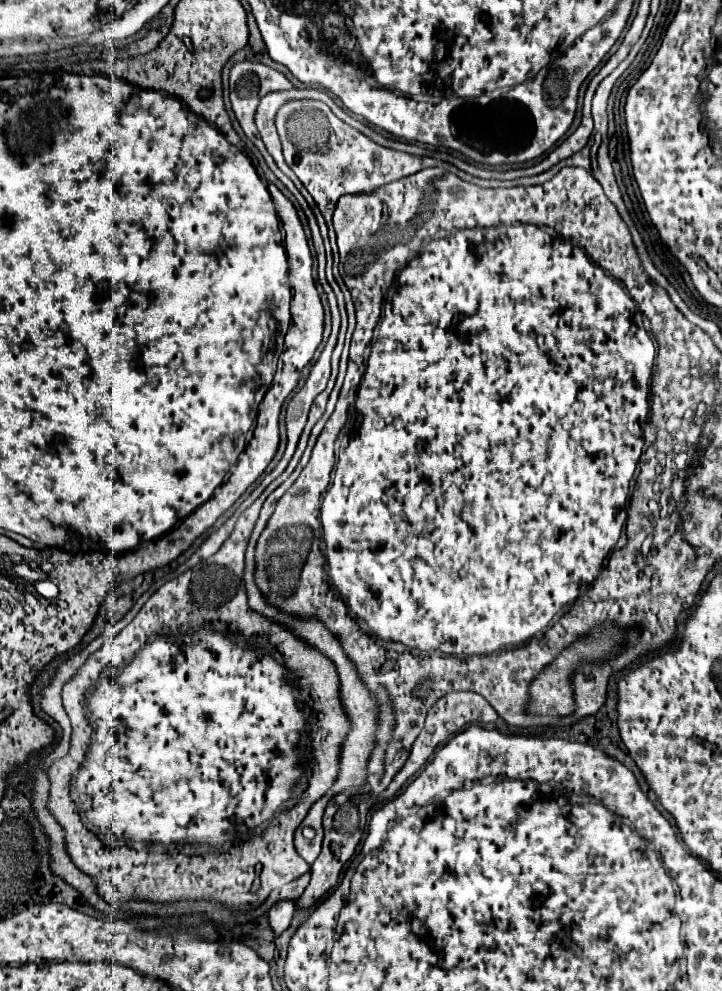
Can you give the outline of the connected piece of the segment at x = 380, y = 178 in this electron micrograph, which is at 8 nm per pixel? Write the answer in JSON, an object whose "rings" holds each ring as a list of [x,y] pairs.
{"rings":[[[292,100],[276,114],[276,128],[282,140],[286,164],[294,170],[298,180],[318,204],[322,216],[332,228],[332,212],[340,196],[370,192],[382,184],[400,180],[426,168],[422,156],[388,150],[374,144],[352,126],[338,120],[324,102]]]}

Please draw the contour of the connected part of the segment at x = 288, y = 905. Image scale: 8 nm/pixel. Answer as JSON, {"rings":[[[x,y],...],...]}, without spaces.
{"rings":[[[280,900],[270,908],[268,918],[270,918],[270,926],[272,926],[274,934],[282,934],[290,926],[294,910],[296,910],[294,900]]]}

